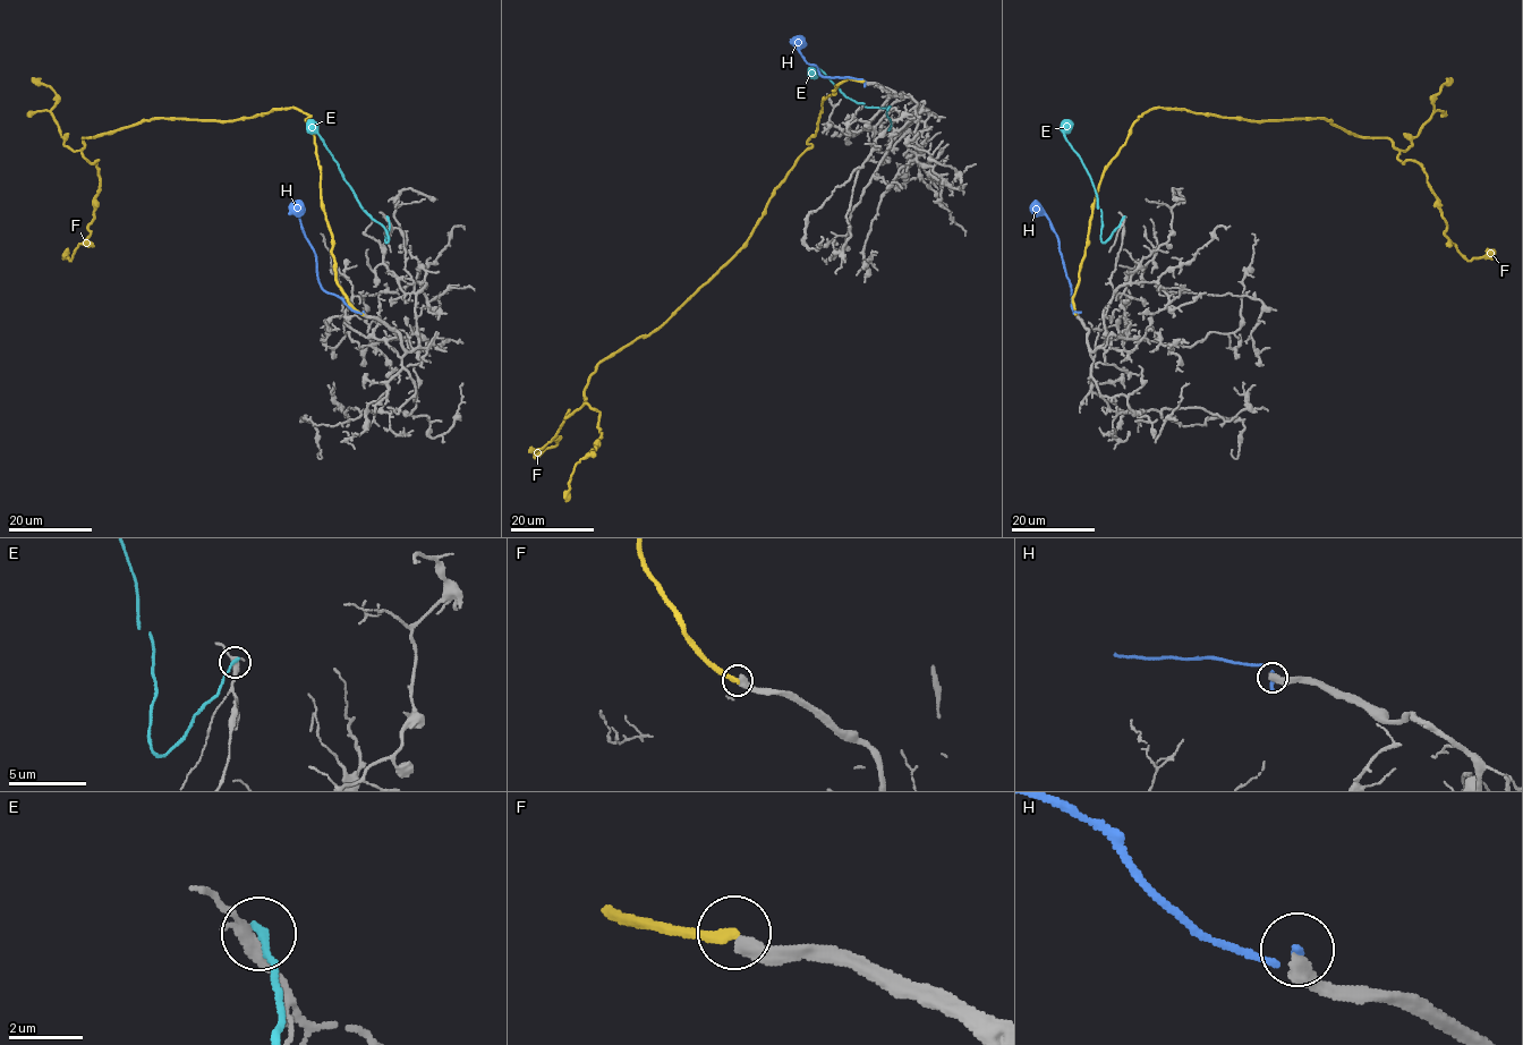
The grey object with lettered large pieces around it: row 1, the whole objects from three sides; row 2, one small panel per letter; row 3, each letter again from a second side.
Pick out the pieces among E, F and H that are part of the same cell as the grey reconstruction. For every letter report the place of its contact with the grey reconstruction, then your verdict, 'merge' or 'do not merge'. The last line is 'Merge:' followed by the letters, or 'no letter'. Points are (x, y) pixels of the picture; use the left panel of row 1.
E: (388, 218) | do not merge
F: (362, 314) | merge
H: (363, 312) | do not merge
Merge: F

